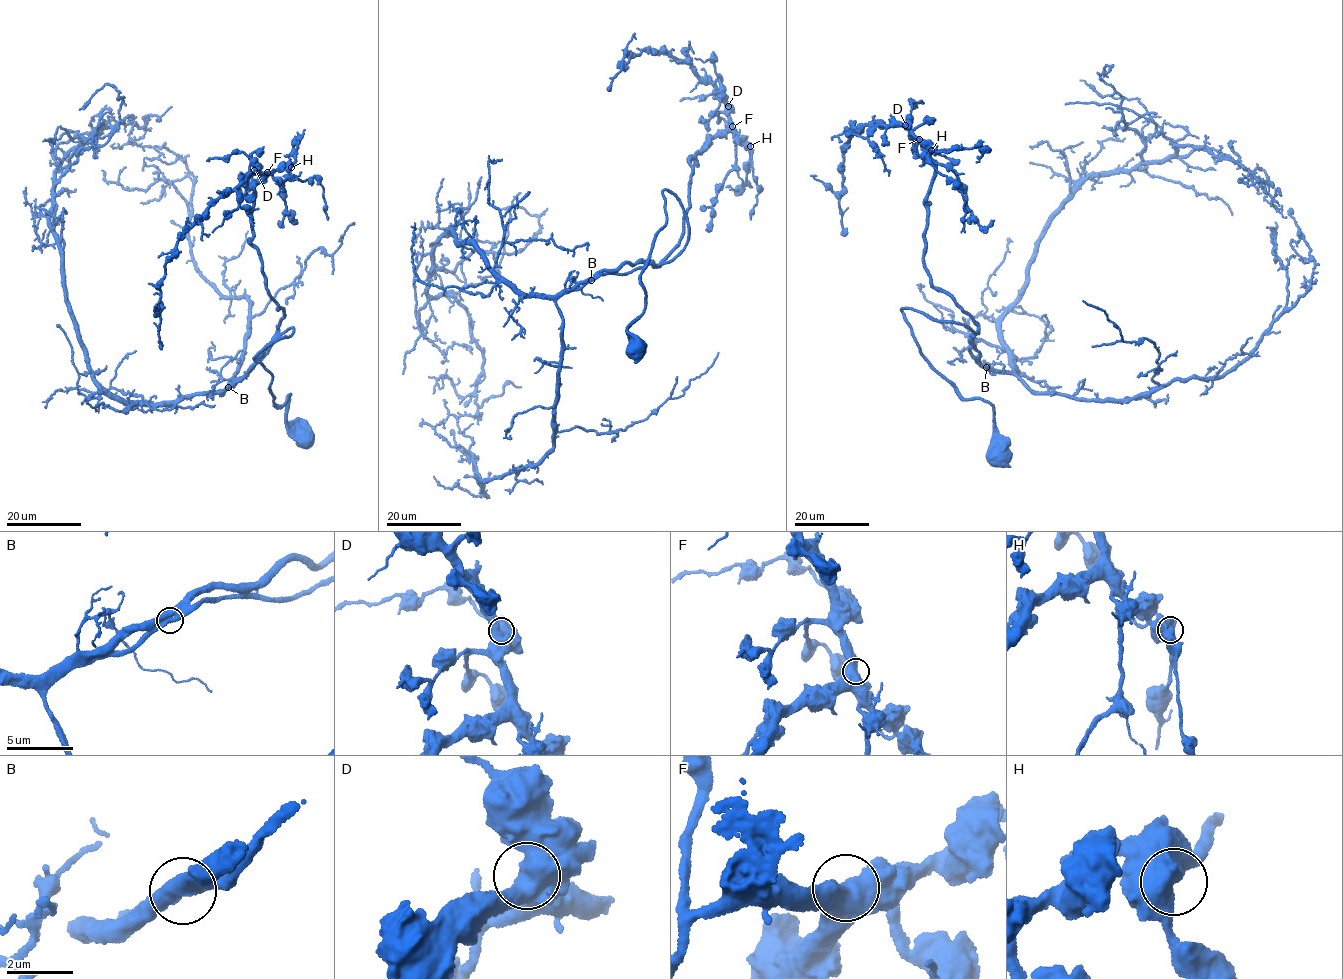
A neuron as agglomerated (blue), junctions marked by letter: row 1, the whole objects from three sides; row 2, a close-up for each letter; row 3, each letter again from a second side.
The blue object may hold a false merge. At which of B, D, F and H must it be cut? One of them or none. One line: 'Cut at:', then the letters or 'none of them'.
Cut at: none of them

